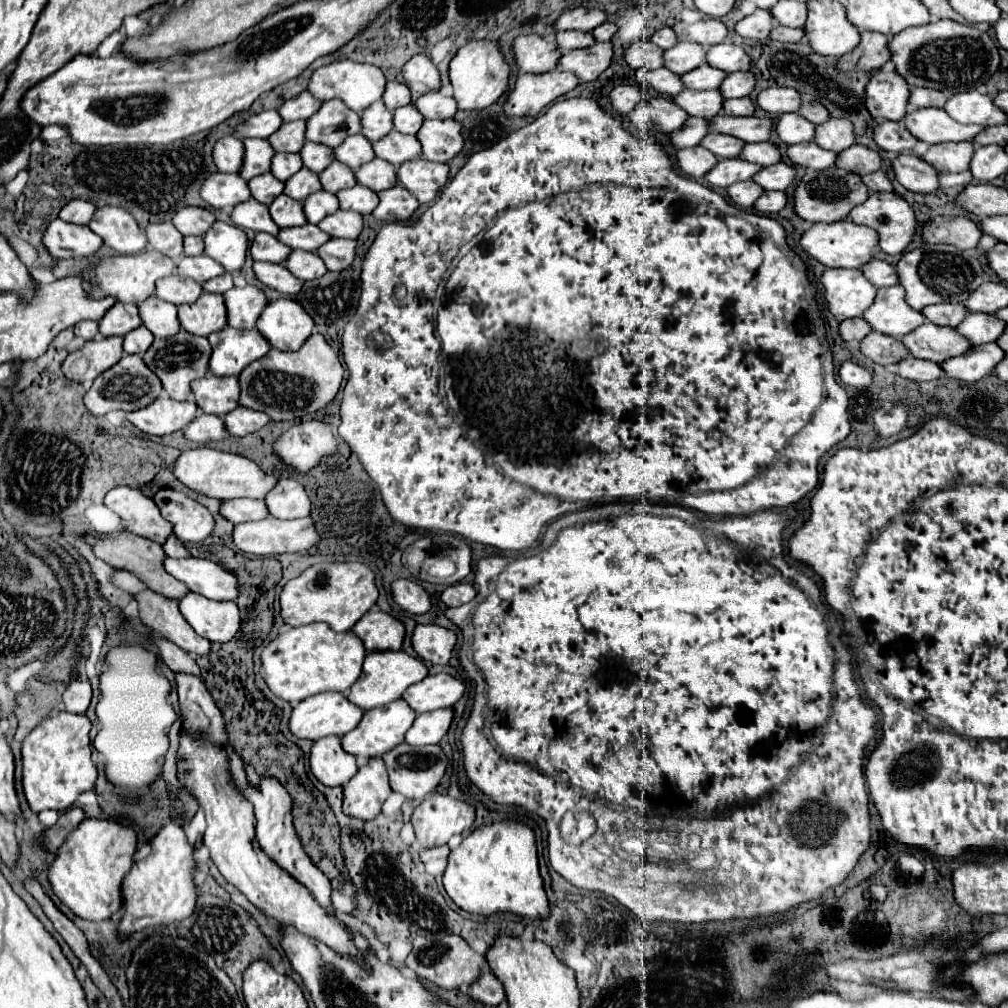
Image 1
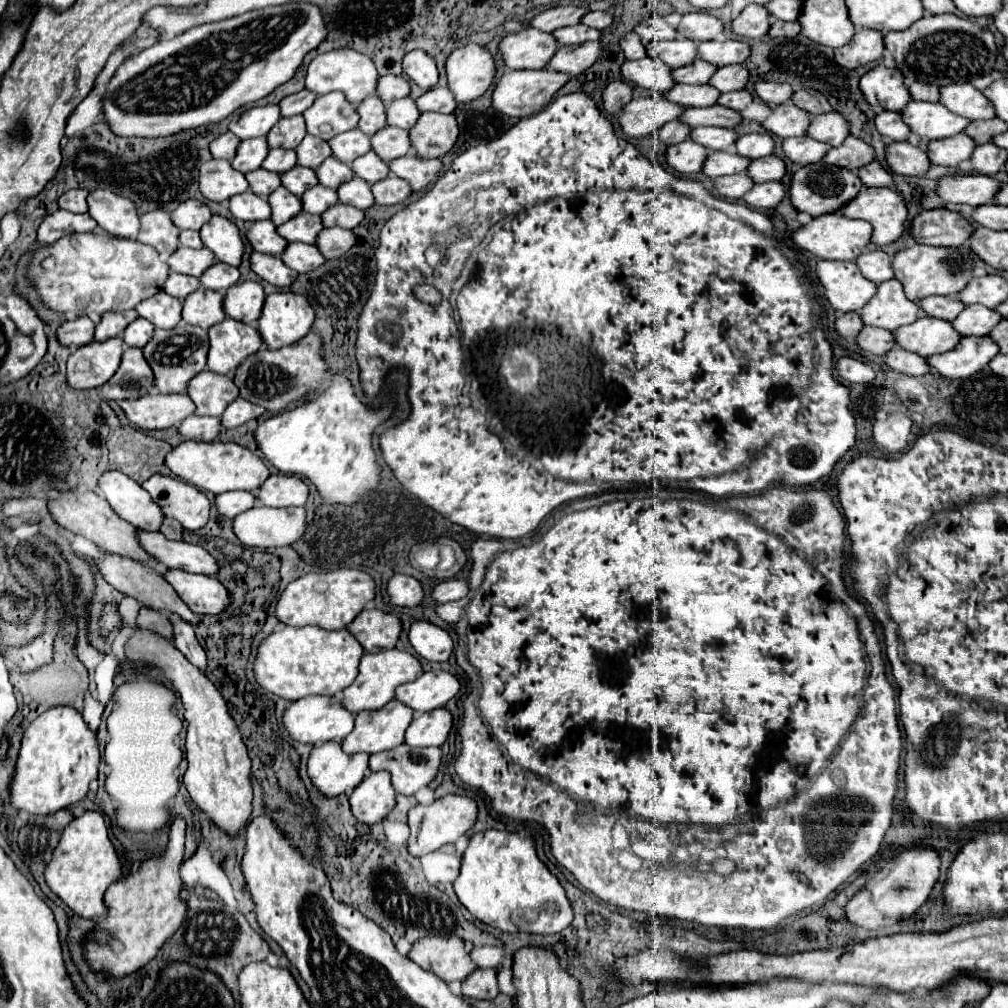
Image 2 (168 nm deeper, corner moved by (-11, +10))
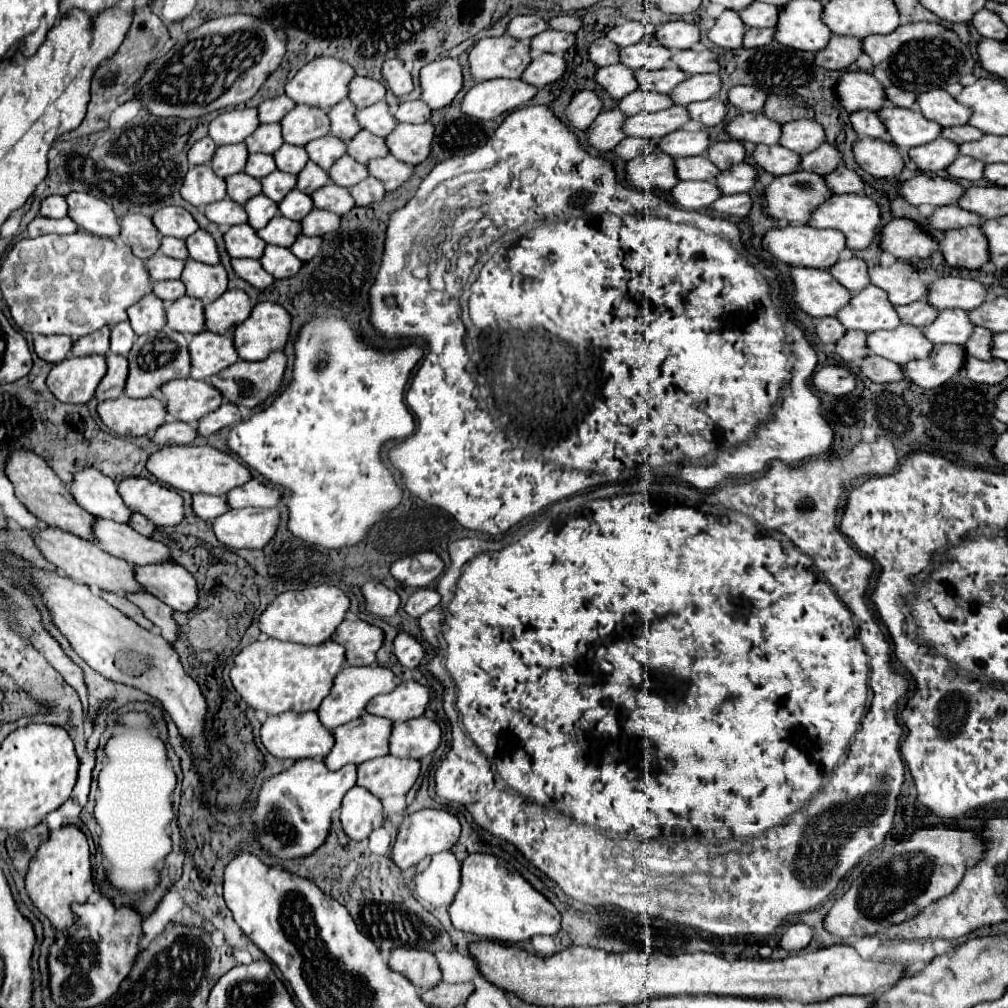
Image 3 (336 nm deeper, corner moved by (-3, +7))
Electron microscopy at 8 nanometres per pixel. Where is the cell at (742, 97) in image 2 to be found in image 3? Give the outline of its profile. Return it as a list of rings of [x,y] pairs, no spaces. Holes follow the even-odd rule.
[[[709,98],[705,102],[693,102],[687,106],[687,112],[691,120],[697,120],[703,126],[717,126],[723,122],[727,114],[727,104],[723,104],[719,98]]]

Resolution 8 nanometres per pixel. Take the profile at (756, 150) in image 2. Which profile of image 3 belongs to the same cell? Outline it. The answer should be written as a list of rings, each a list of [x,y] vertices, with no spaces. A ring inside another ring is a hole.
[[[725,140],[725,142],[713,142],[707,150],[705,150],[707,160],[711,160],[719,170],[731,168],[739,162],[745,160],[745,148],[741,142],[735,140]]]

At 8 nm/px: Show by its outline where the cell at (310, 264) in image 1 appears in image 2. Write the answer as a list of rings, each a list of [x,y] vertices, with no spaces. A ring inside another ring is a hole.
[[[289,243],[281,259],[285,261],[287,267],[291,267],[297,273],[313,271],[325,263],[325,257],[321,257],[321,251],[315,245],[301,245],[301,243]]]

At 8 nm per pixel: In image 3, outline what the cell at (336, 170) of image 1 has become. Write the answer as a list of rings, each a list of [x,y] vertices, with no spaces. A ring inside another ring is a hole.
[[[307,162],[305,168],[297,174],[297,184],[295,188],[305,192],[305,194],[313,194],[317,188],[325,186],[329,182],[329,176],[323,168],[317,168],[313,162]]]

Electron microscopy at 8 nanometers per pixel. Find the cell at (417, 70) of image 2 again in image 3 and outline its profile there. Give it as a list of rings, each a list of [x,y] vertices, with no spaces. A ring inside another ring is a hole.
[[[393,58],[393,60],[387,60],[381,68],[381,76],[383,76],[383,82],[389,86],[389,90],[399,98],[399,96],[405,96],[413,90],[413,80],[411,80],[411,74],[405,70],[403,62]]]

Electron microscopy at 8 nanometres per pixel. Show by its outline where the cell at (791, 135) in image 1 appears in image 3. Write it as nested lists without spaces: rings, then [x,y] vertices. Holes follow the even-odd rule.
[[[739,114],[727,126],[725,132],[731,140],[751,144],[777,144],[781,136],[781,124],[769,120],[765,114]]]

